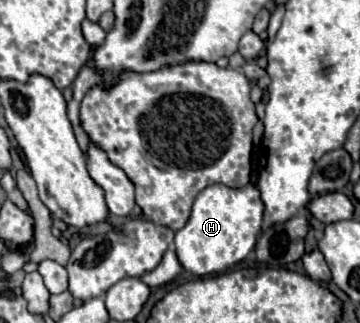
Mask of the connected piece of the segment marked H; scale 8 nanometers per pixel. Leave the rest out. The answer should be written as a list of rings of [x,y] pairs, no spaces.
[[[222,183],[210,185],[196,195],[188,223],[176,231],[174,247],[182,267],[194,275],[210,275],[232,269],[256,245],[262,227],[264,203],[254,183],[244,187],[226,187]]]

